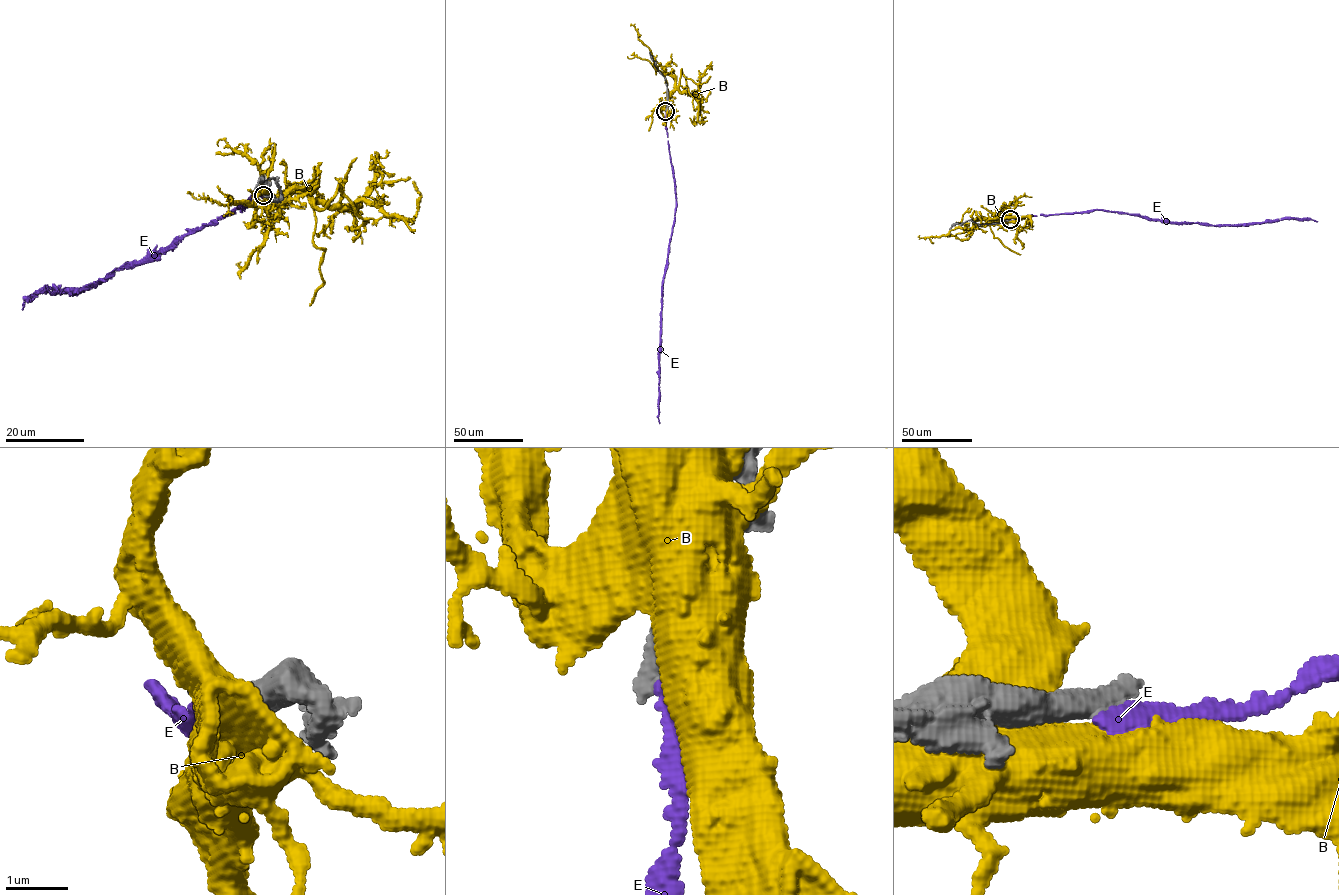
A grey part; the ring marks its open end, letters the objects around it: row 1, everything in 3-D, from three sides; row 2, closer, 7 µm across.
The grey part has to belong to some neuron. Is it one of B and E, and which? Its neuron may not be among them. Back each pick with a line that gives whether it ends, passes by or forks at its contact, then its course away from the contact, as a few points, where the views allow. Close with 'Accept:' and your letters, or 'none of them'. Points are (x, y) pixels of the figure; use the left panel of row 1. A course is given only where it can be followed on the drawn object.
Accept: none of them

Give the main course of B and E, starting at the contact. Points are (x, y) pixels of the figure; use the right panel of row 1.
B: (1009, 220), (982, 218), (971, 227), (954, 228), (946, 235), (919, 235)
E: (1010, 220), (1096, 209), (1139, 214), (1153, 220), (1211, 225), (1248, 225), (1292, 218), (1317, 221)

